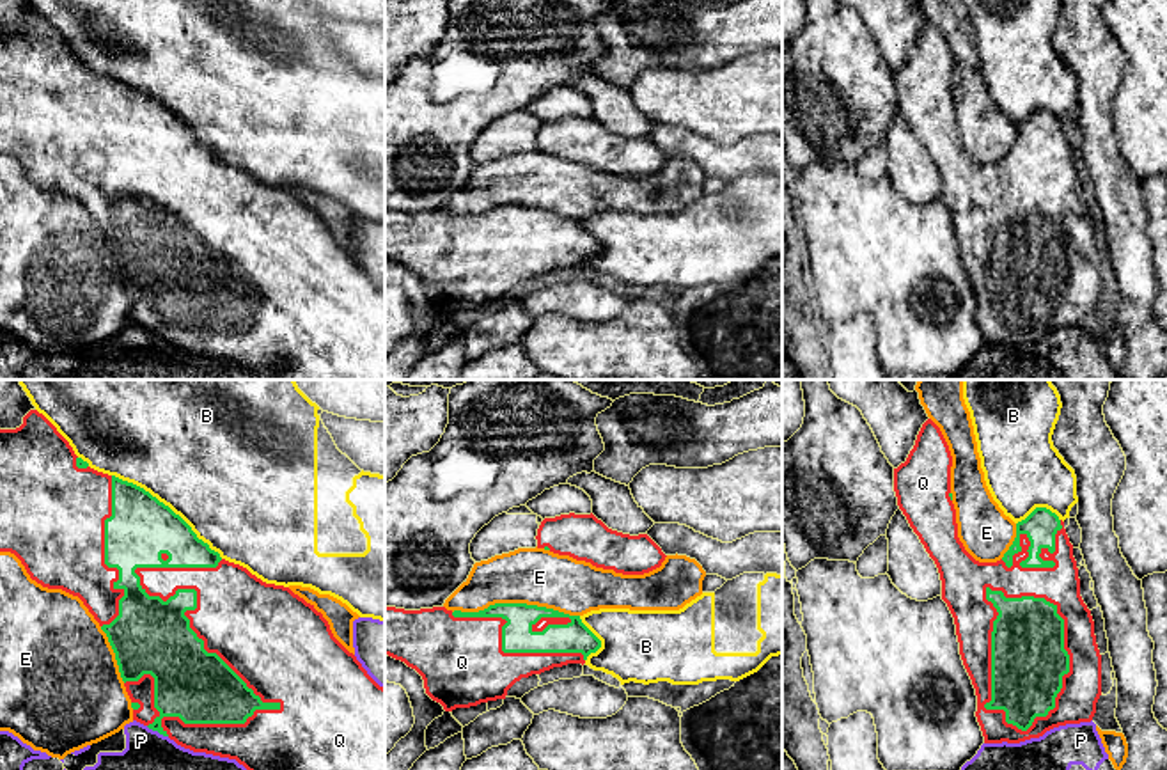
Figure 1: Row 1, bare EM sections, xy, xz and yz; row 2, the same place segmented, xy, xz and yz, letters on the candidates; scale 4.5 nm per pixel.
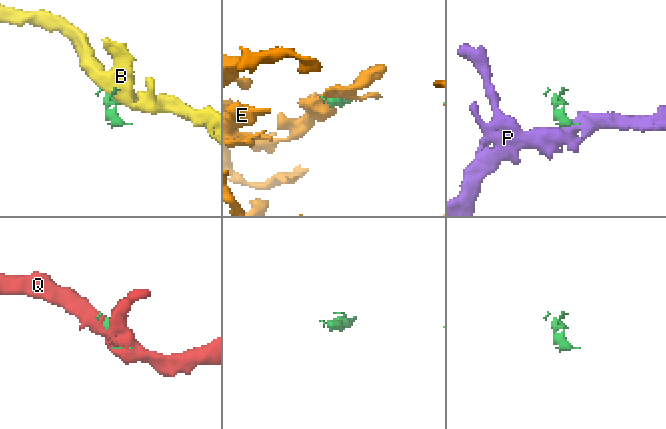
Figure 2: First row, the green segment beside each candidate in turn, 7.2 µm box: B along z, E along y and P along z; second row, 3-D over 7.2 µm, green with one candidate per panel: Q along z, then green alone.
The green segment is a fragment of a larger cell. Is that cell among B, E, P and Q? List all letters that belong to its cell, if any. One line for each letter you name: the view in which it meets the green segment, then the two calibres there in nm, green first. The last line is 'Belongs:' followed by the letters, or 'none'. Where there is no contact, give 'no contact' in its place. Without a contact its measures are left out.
Q: contact in xy; calibres 340 and 400 nm
Belongs: Q

